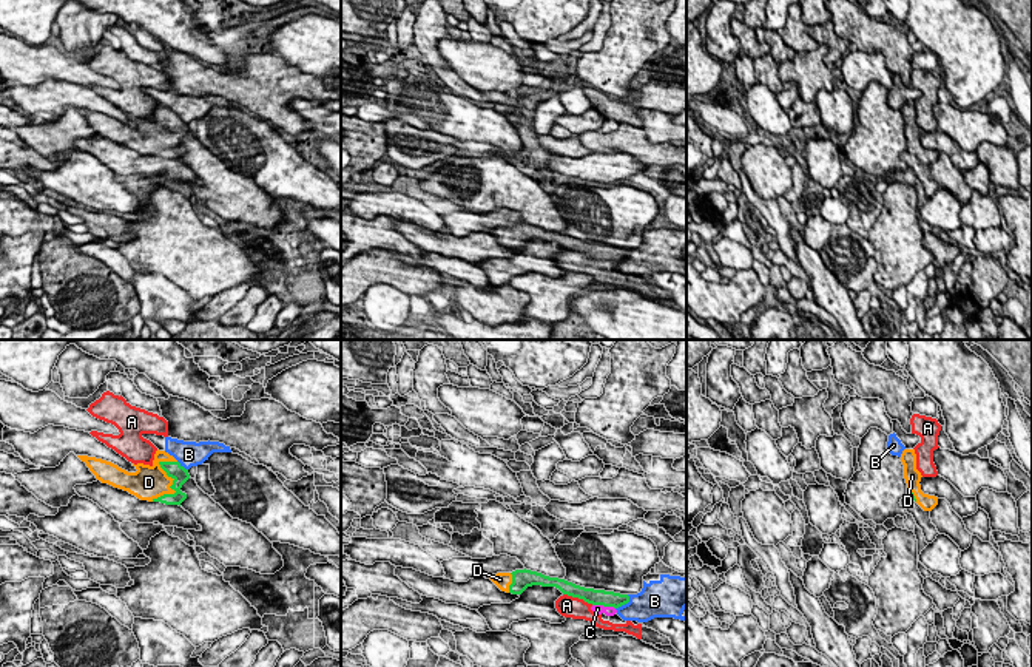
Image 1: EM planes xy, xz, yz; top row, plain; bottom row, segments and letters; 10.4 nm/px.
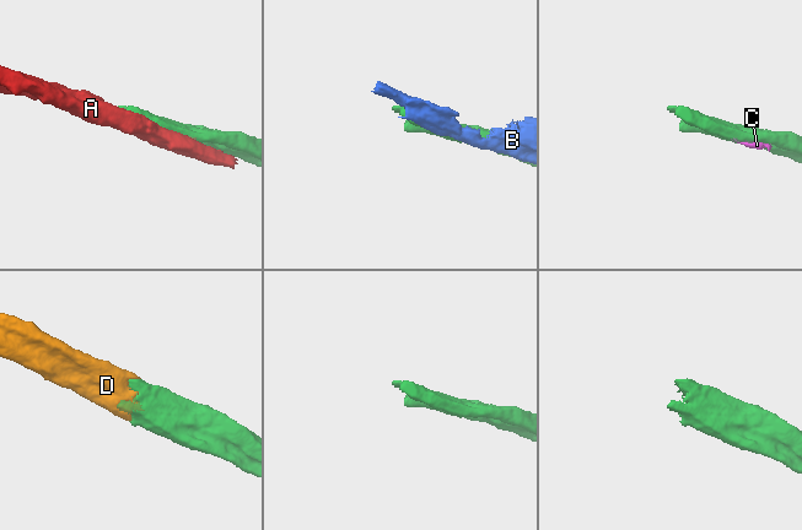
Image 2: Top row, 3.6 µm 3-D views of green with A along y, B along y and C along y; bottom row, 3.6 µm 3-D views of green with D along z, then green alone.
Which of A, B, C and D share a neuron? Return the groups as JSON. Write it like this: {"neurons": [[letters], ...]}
{"neurons": [["A", "C"], ["B"], ["D"]]}

